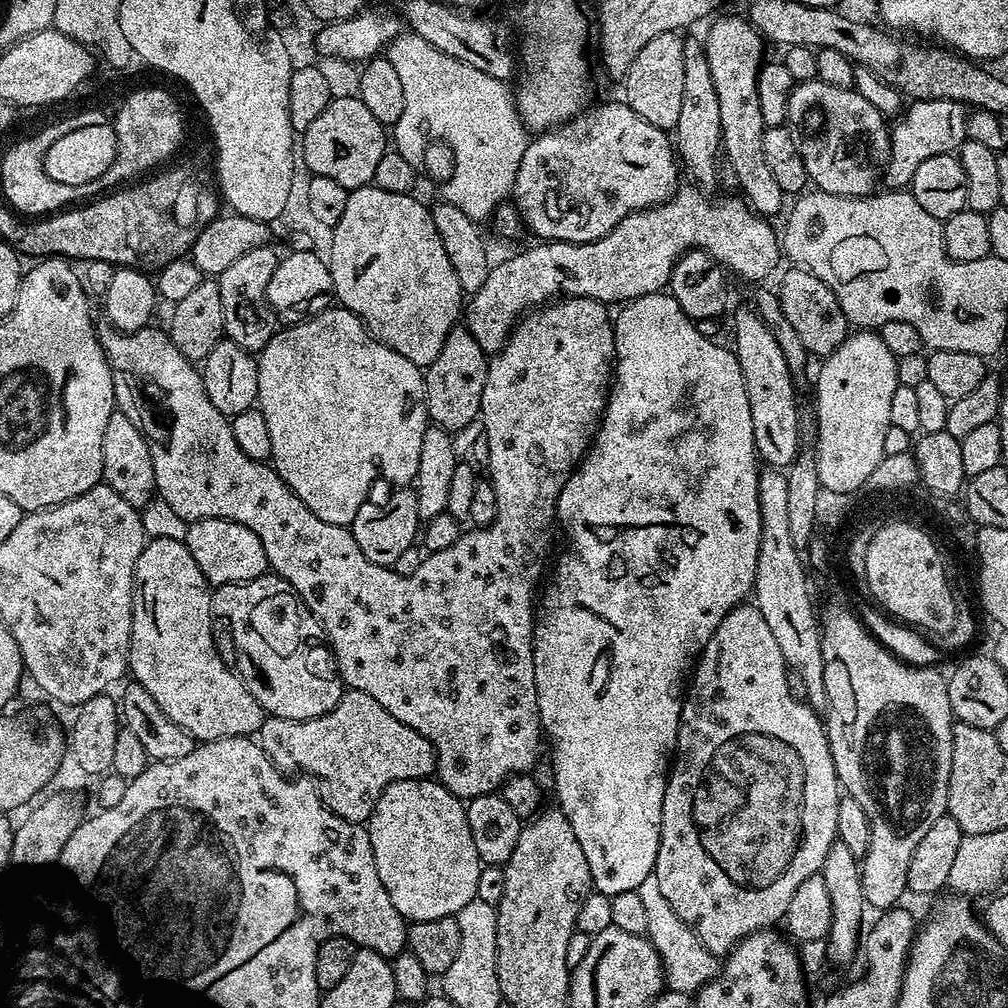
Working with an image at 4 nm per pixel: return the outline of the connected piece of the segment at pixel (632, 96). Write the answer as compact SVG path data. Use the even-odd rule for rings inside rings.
M677 33L658 34L658 38L646 42L646 46L638 50L638 58L634 58L634 62L630 62L630 70L626 70L622 81L623 103L630 105L638 118L646 118L650 126L672 130L678 122L678 113L682 111L684 84L683 45L684 41Z

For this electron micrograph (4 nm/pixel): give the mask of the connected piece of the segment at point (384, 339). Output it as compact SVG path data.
M375 186L351 189L346 198L346 211L331 229L332 245L326 251L326 259L335 299L349 308L377 340L402 354L402 358L410 358L410 362L423 370L438 358L446 334L457 327L466 293L460 288L450 258L446 258L429 205L416 198L412 194L390 194L390 190Z

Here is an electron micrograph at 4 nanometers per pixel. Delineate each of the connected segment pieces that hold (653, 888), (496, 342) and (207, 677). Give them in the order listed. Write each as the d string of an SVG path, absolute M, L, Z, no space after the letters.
M654 872L647 875L645 881L639 884L637 892L644 903L647 915L645 935L660 954L667 989L688 995L698 992L702 985L708 984L713 977L719 975L722 967L719 957L706 950L692 928L678 918L678 914L675 914L673 907L663 897L662 890L659 889L658 876Z
M677 187L675 193L663 204L643 208L622 218L622 222L618 222L618 226L614 226L610 234L589 244L571 244L561 240L536 242L533 248L528 248L525 252L502 261L501 264L493 263L486 274L486 282L482 282L482 290L471 293L462 316L463 323L470 330L474 342L478 342L478 346L486 353L499 352L500 347L508 340L508 333L525 312L560 297L585 296L612 306L615 305L615 300L627 302L651 292L663 292L668 288L668 280L672 277L672 267L676 264L677 258L694 248L709 252L720 263L720 267L733 277L736 275L744 280L767 281L764 279L775 270L776 263L782 260L782 240L777 229L775 232L768 225L771 223L753 212L752 207L743 199L712 201L708 197L711 195L705 194L699 187L691 187Z
M174 538L149 539L136 563L136 579L132 594L132 641L128 651L128 667L135 683L141 684L162 706L164 713L180 728L185 728L197 742L221 740L231 736L259 733L266 718L264 707L246 690L240 673L220 657L216 640L212 637L212 588L198 570L190 550L183 540Z

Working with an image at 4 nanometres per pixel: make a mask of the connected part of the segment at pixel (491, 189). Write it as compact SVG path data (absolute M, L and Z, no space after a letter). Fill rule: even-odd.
M407 30L395 36L386 55L402 81L402 118L390 132L394 151L406 162L420 166L428 140L445 140L452 147L456 165L444 184L443 199L474 221L489 219L511 197L518 162L522 162L530 139L509 85L442 54L426 38Z

